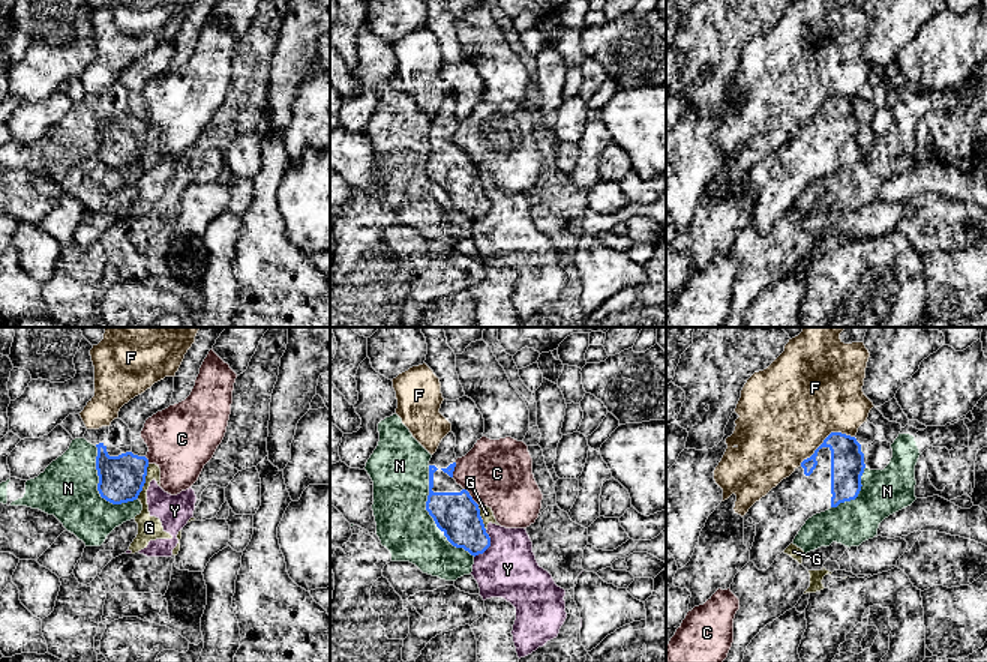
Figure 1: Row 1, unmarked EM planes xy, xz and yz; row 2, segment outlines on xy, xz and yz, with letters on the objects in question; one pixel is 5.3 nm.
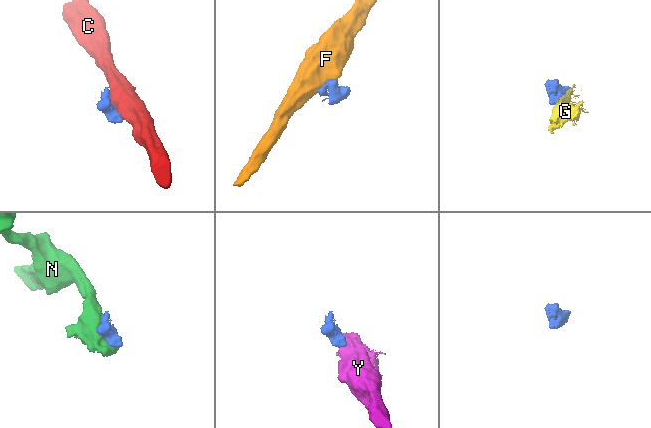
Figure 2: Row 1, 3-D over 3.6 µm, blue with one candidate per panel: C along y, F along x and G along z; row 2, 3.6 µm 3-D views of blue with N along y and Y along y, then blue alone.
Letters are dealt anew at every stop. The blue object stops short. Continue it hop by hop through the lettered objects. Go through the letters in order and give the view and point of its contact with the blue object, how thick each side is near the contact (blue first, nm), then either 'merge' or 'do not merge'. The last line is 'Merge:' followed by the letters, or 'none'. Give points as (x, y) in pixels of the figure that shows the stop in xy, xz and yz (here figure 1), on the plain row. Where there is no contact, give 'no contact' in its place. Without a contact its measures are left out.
C: xz (471, 161) | 240/360 nm | do not merge
F: yz (825, 102) | 180/500 nm | do not merge
G: xy (144, 144) | 240/130 nm | do not merge
N: xy (98, 152) | 240/320 nm | do not merge
Y: xz (489, 209) | 240/320 nm | do not merge
Merge: none

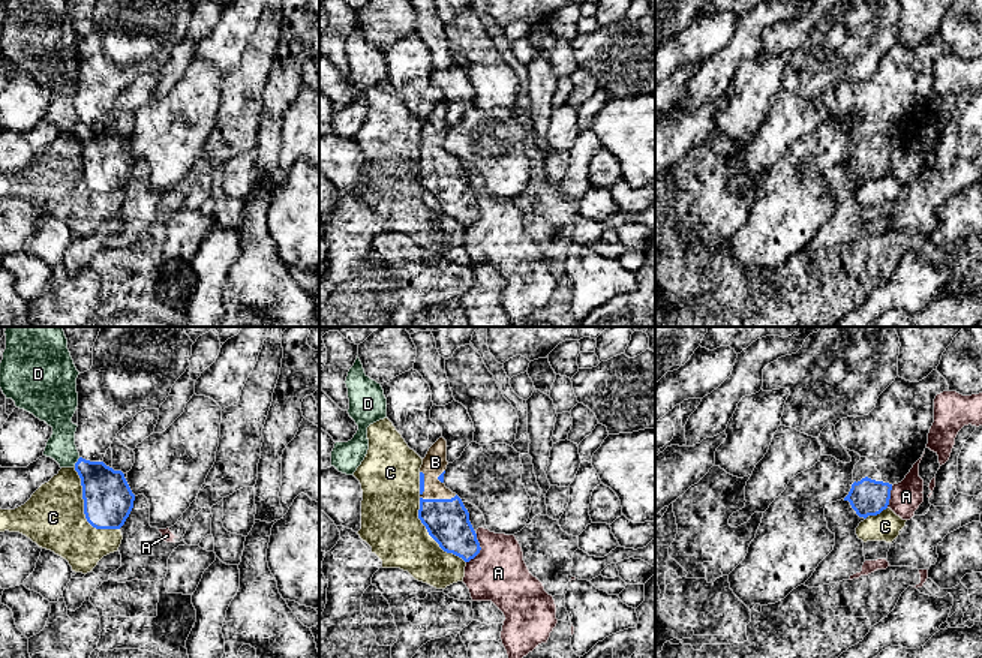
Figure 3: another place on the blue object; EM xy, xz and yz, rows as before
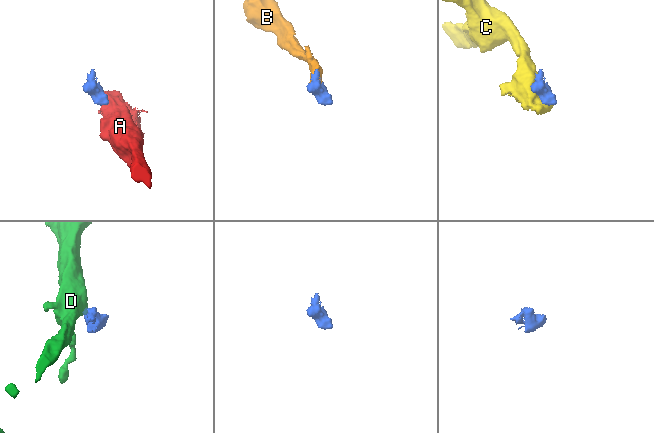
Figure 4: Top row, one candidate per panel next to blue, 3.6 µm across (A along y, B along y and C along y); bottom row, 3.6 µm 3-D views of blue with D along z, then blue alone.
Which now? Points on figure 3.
A: xz (480, 213) | 240/300 nm | do not merge
B: xz (426, 164) | 240/130 nm | merge
C: xy (84, 174) | 260/320 nm | do not merge
D: xy (77, 126) | 260/150 nm | do not merge
Merge: B

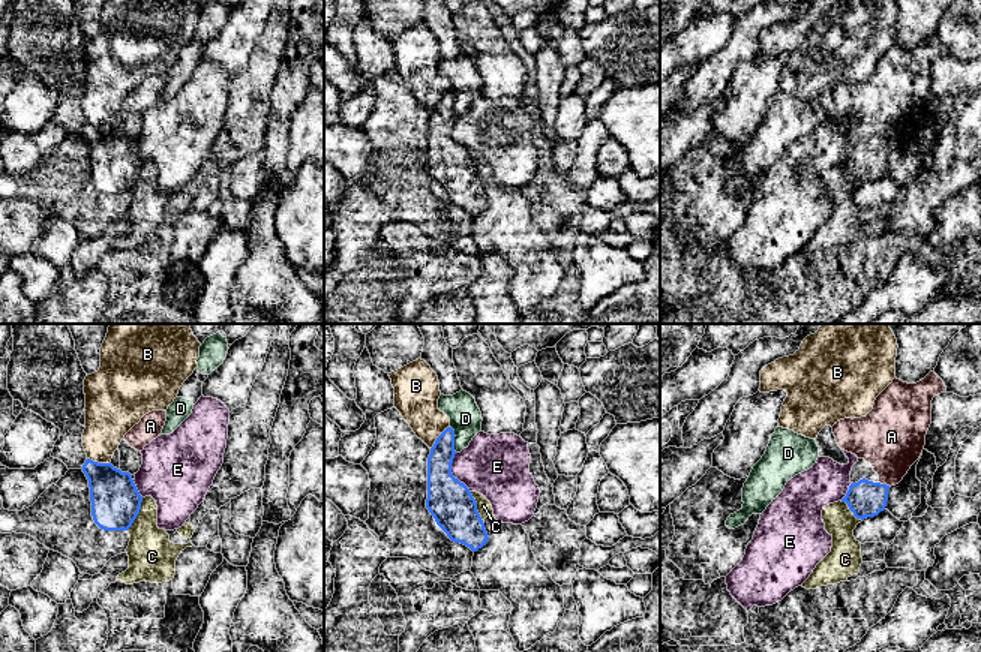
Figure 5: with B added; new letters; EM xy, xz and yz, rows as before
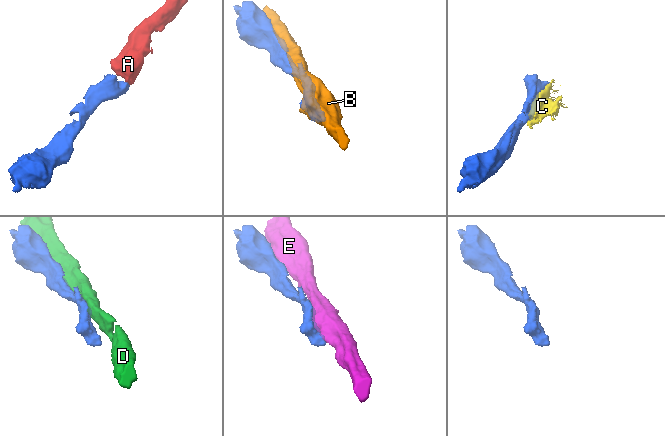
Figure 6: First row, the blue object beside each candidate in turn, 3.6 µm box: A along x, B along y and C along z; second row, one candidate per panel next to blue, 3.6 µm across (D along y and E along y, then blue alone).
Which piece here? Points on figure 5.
A: yz (885, 149) | 190/360 nm | merge
B: xz (437, 102) | 160/240 nm | do not merge
C: xy (137, 179) | 260/260 nm | do not merge
D: xz (453, 104) | 160/180 nm | do not merge
E: xz (452, 138) | 240/340 nm | do not merge
Merge: A

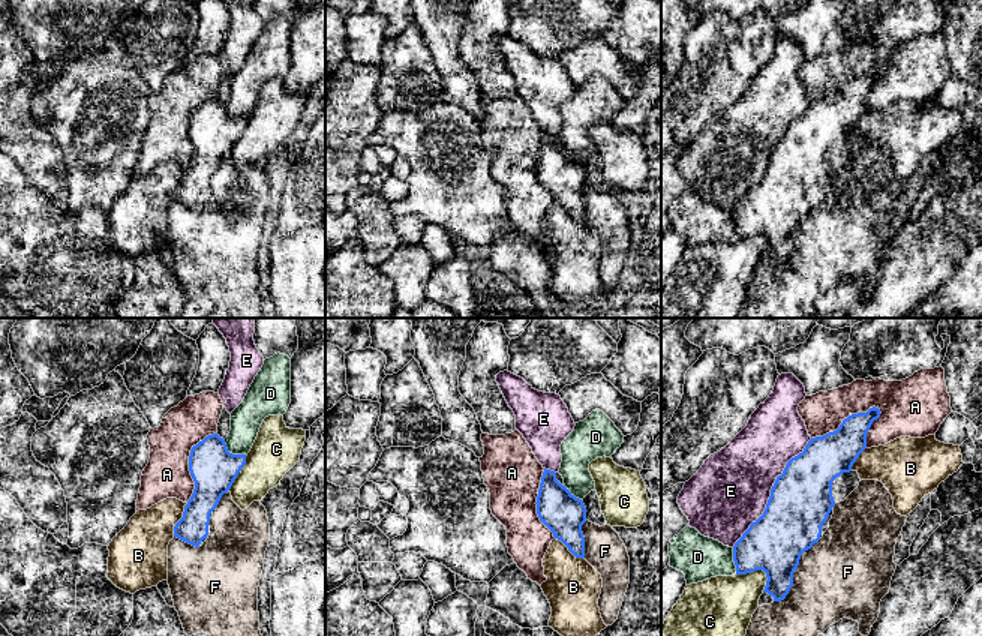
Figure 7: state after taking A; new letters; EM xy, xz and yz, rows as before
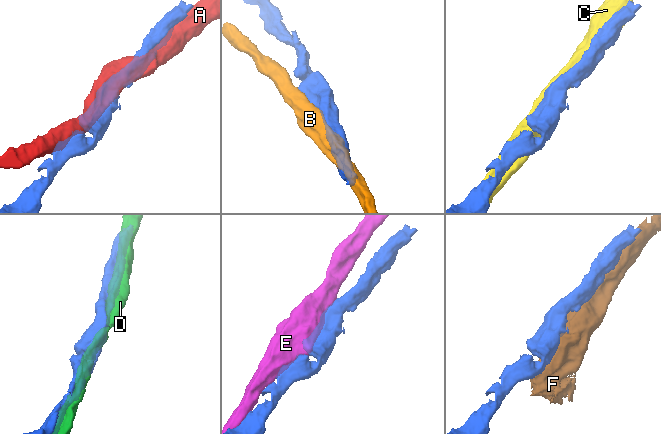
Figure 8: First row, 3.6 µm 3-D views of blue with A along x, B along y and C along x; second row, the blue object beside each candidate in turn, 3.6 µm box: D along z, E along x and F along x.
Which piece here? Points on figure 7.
A: yz (847, 81) | 240/220 nm | do not merge
B: xy (180, 183) | 180/280 nm | do not merge
C: yz (756, 233) | 320/300 nm | do not merge
D: xy (231, 117) | 240/170 nm | do not merge
E: yz (771, 155) | 340/400 nm | do not merge
F: yz (793, 236) | 320/440 nm | do not merge
Merge: none

